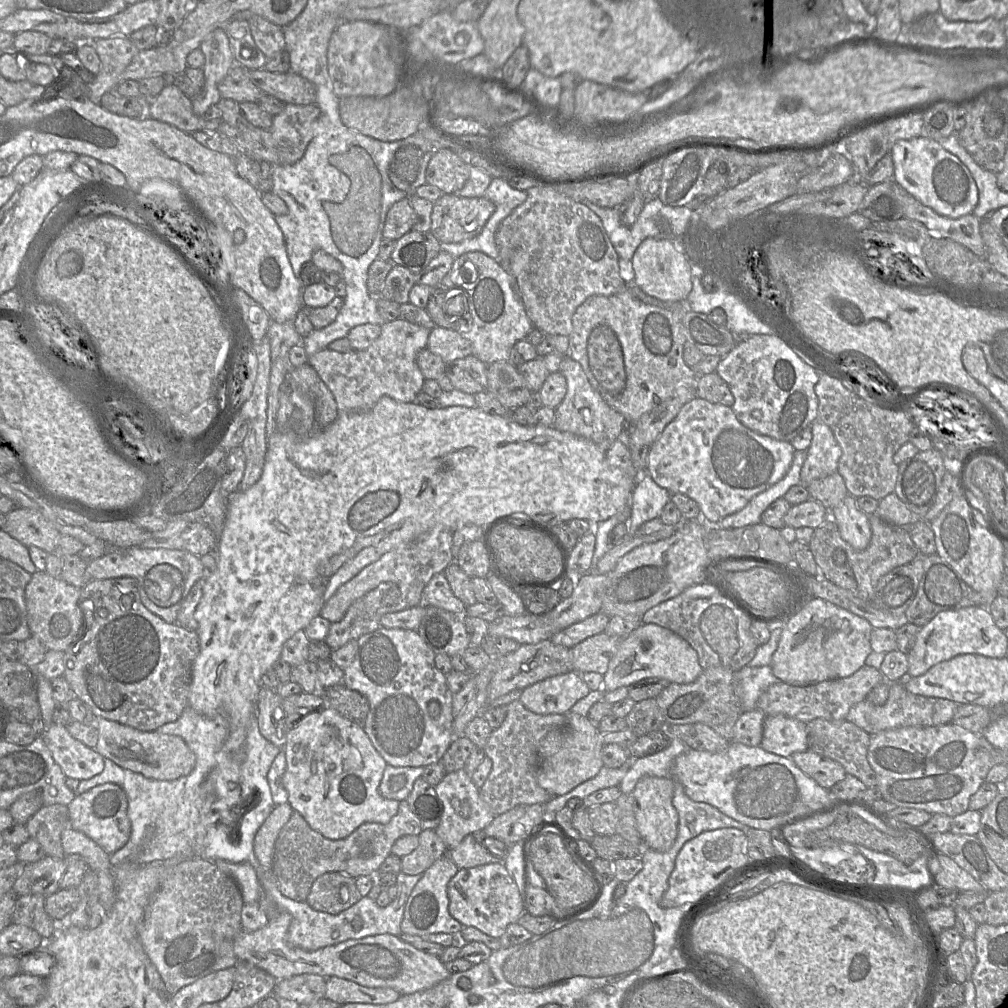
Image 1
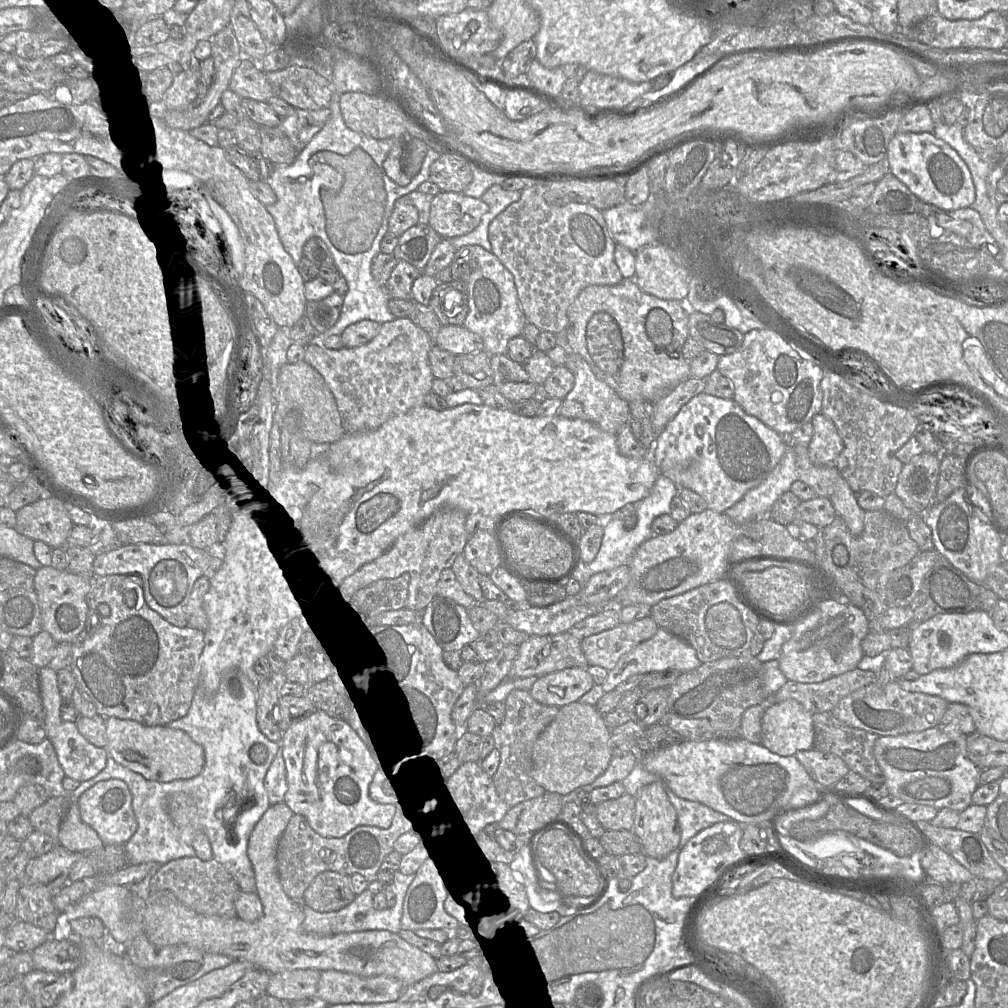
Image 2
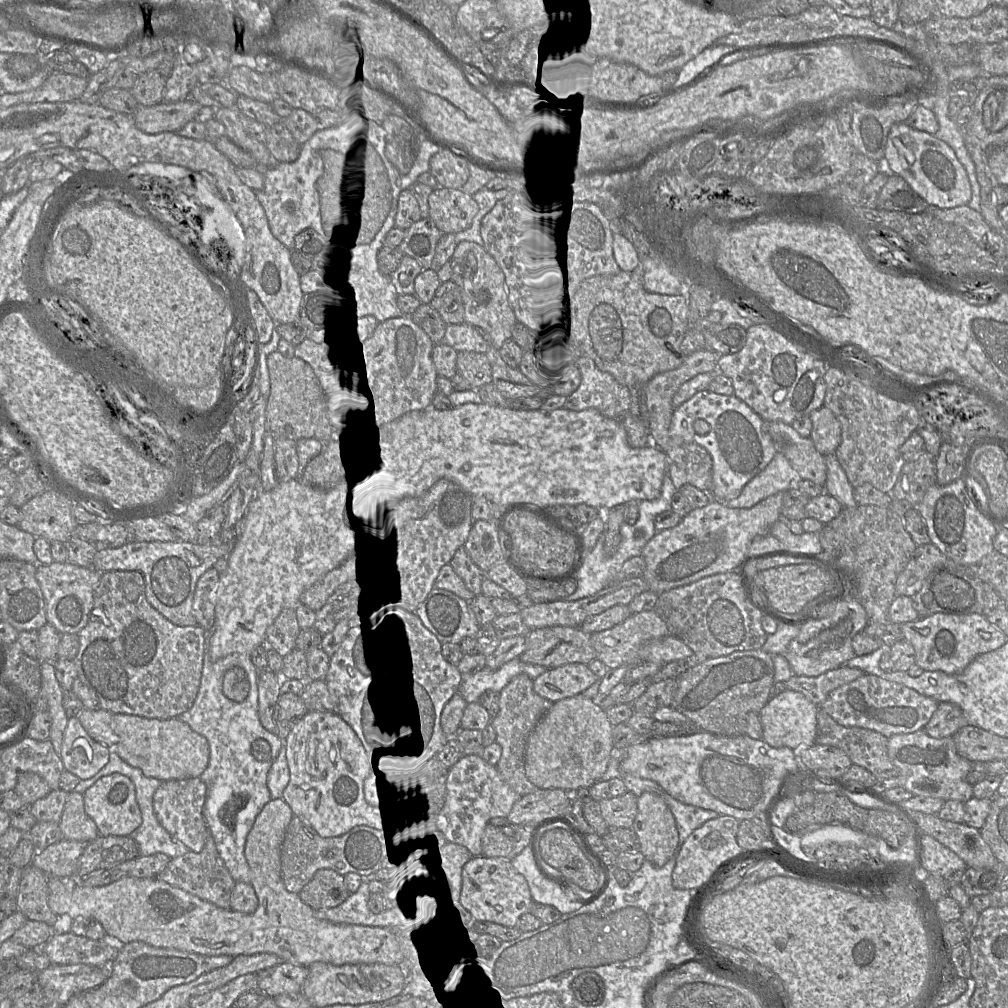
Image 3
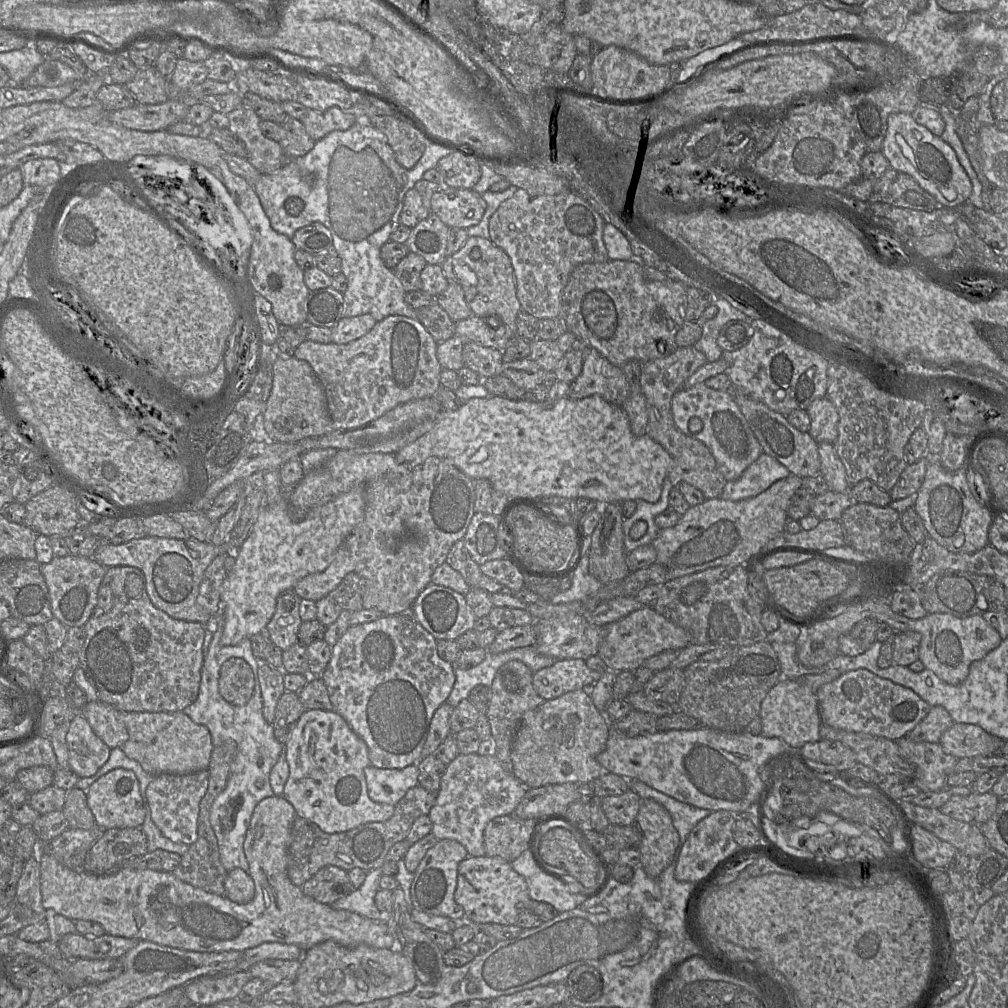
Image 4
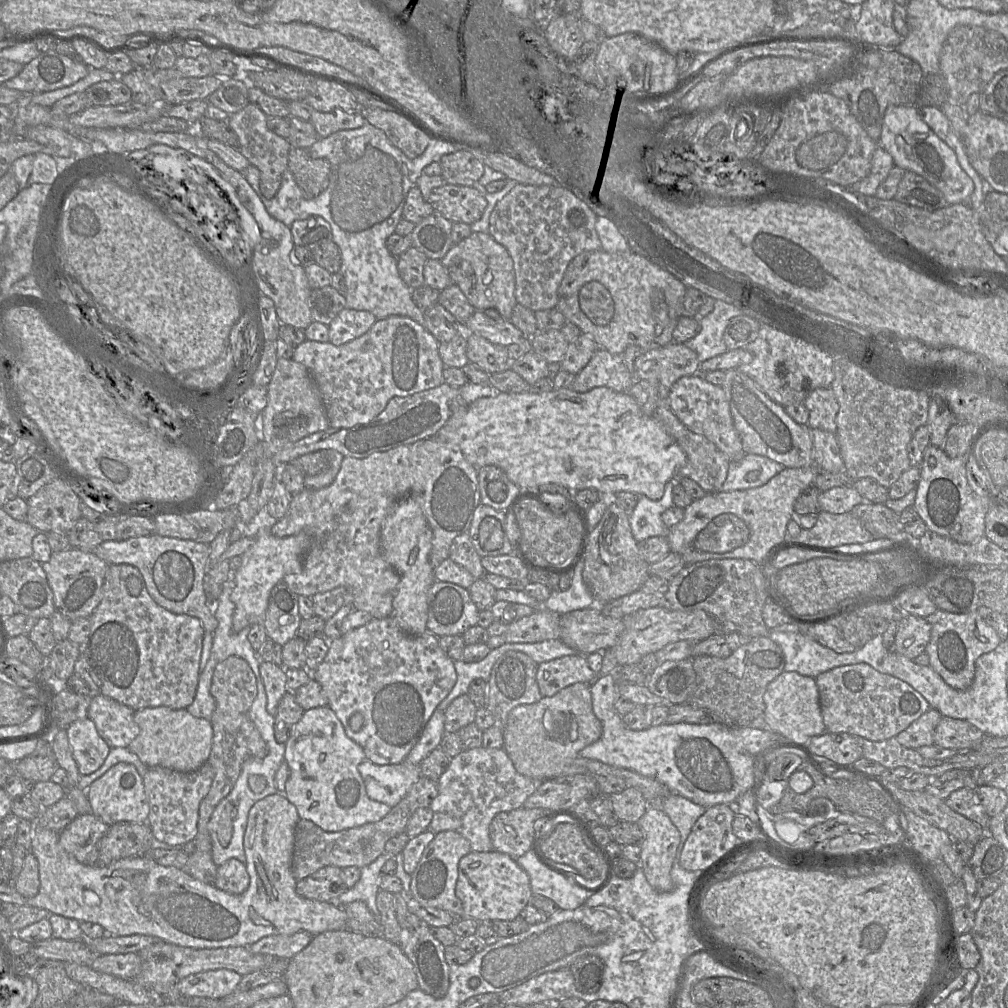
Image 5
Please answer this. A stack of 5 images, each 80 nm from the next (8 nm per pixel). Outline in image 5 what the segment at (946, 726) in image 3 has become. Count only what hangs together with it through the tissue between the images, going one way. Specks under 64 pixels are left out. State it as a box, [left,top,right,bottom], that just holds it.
[895,708,942,749]

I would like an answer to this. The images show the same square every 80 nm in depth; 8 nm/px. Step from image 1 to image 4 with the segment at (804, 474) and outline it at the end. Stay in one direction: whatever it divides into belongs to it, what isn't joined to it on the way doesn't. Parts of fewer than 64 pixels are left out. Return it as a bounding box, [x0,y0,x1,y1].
[807,398,839,443]

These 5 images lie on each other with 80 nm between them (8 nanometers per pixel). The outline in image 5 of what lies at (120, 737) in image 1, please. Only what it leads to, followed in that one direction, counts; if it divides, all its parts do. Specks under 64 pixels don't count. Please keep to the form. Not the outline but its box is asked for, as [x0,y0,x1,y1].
[127,708,213,772]

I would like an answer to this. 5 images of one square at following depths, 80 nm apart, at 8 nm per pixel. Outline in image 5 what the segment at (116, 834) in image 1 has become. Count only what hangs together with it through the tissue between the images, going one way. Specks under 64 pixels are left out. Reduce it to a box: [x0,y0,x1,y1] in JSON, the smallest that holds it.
[81,763,149,826]

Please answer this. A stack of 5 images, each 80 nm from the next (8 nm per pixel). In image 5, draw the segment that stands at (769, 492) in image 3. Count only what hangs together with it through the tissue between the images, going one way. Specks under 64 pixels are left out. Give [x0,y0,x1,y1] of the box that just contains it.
[721,454,785,492]

